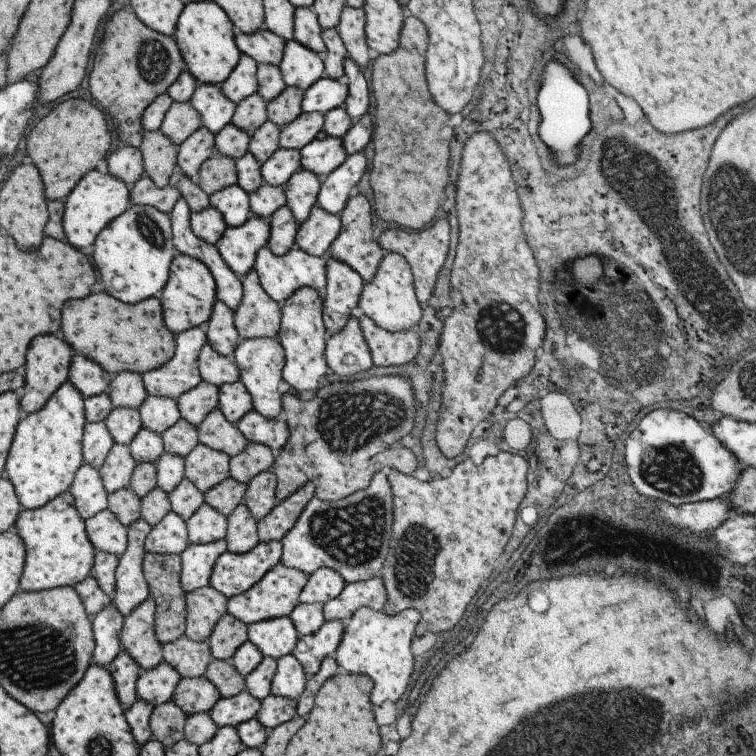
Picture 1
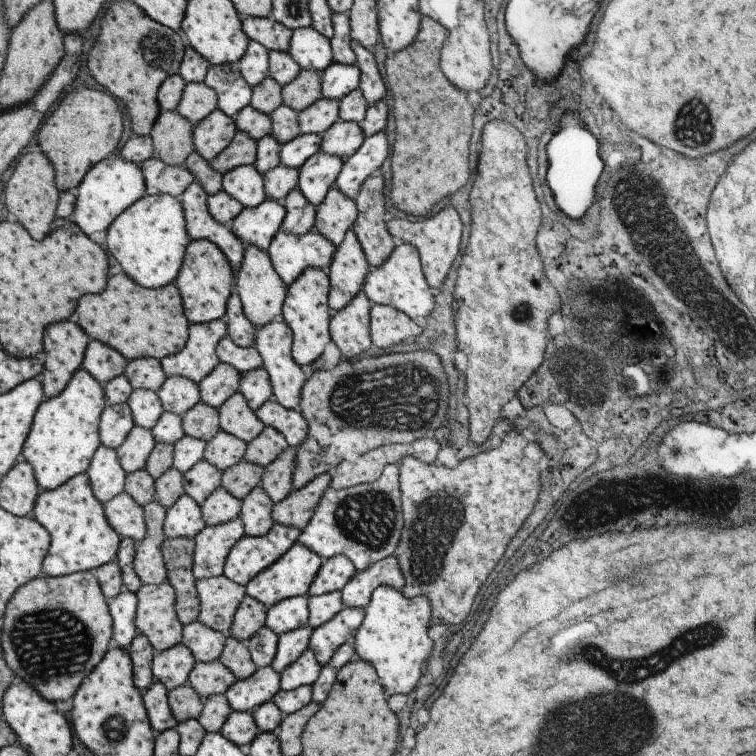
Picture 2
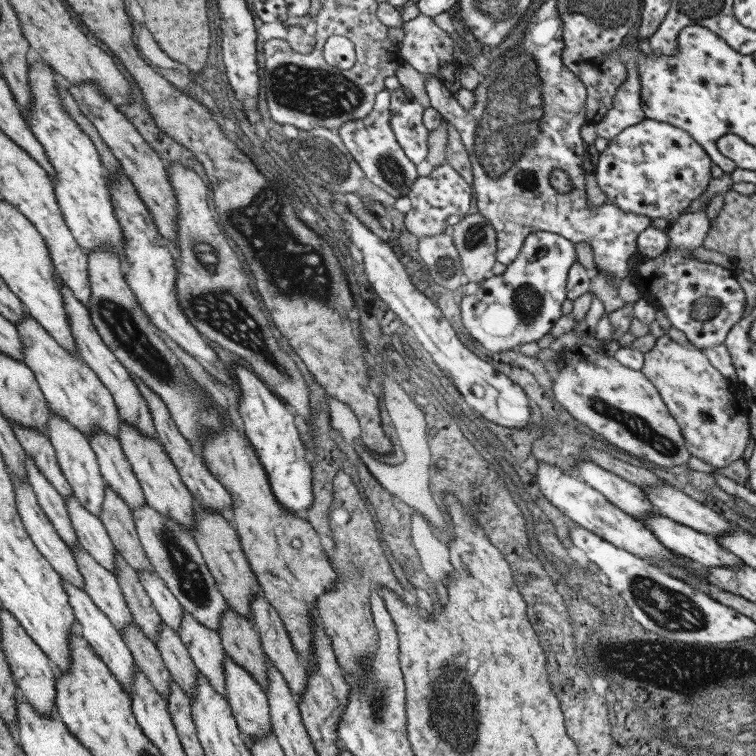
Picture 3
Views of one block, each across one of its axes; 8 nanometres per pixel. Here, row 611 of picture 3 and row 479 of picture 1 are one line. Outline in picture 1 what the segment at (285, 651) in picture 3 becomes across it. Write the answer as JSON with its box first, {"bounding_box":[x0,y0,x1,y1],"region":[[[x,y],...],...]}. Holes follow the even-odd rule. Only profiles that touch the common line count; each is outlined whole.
{"bounding_box":[242,469,278,520],"region":[[[270,469],[260,472],[246,484],[242,503],[255,520],[263,518],[278,502],[275,498],[275,483],[275,474]]]}

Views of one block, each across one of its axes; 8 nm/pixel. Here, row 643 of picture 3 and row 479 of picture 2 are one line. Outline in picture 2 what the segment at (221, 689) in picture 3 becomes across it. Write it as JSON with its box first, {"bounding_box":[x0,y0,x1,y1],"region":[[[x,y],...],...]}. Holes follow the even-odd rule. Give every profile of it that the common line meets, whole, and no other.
{"bounding_box":[183,458,221,505],"region":[[[202,458],[183,473],[184,494],[200,505],[217,486],[220,486],[221,475],[221,471]]]}

